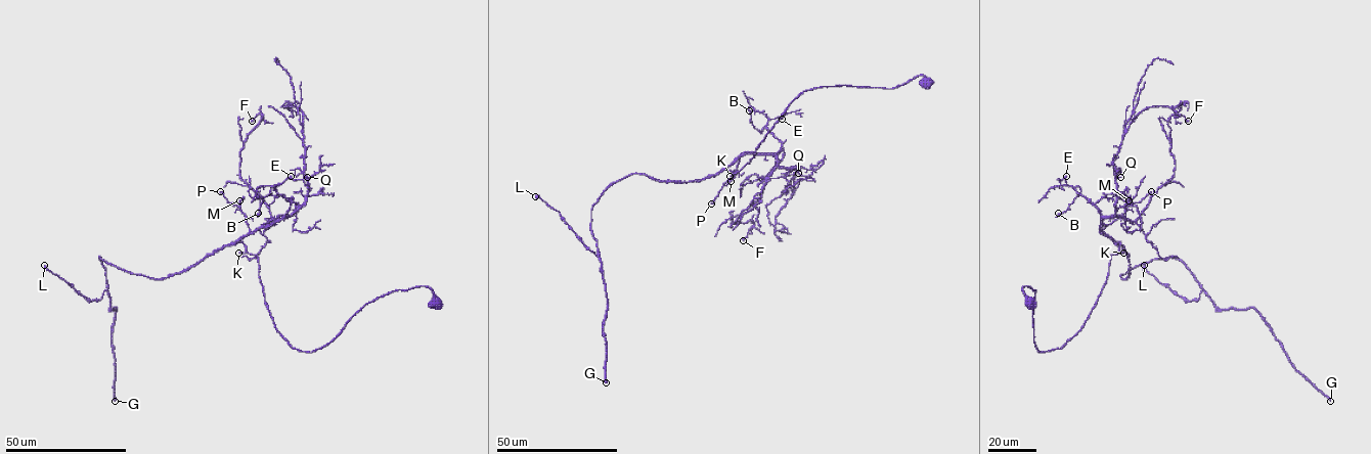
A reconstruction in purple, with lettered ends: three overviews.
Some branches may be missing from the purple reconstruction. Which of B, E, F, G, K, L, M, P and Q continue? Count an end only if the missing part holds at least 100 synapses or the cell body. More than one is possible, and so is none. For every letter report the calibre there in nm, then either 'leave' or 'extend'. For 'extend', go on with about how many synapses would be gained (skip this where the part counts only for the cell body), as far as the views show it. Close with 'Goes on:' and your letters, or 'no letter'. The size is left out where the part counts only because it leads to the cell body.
B: 170 nm | leave
E: 130 nm | leave
F: 180 nm | leave
G: 500 nm | extend | 250 syn
K: 90 nm | leave
L: 480 nm | leave
M: 120 nm | leave
P: 380 nm | leave
Q: 100 nm | leave
Goes on: G

